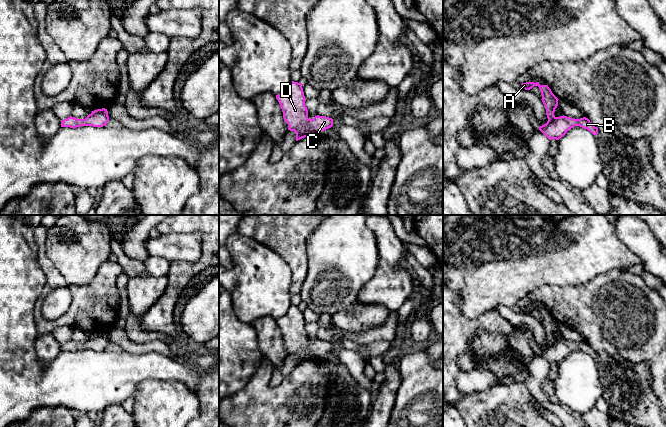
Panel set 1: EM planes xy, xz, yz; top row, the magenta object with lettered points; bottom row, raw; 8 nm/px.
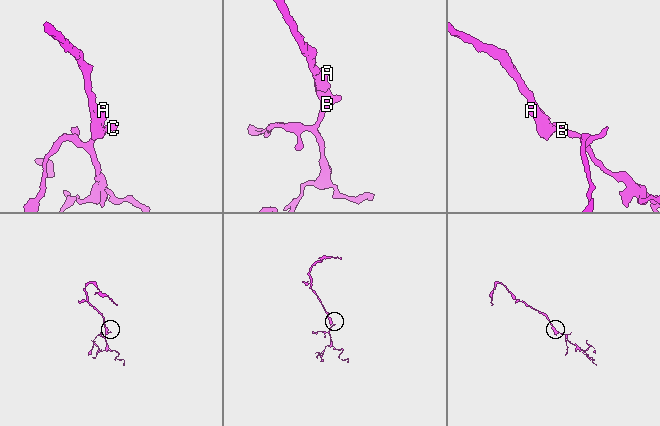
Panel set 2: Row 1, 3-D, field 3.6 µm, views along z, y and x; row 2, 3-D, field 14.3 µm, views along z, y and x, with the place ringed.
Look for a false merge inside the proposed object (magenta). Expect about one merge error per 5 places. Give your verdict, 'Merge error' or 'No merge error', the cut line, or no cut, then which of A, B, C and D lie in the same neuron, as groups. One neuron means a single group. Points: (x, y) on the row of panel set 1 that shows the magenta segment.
No merge error. No split. Groups: A B C D

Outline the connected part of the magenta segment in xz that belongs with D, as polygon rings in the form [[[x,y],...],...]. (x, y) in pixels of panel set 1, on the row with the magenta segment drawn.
[[[292,81],[284,92],[276,95],[276,99],[282,109],[284,121],[289,126],[288,130],[296,133],[296,141],[318,135],[333,126],[333,119],[326,116],[308,118],[302,83]]]

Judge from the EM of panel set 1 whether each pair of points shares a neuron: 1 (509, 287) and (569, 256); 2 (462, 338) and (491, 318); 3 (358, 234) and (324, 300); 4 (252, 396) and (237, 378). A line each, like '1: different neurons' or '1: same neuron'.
1: same neuron
2: same neuron
3: same neuron
4: different neurons

